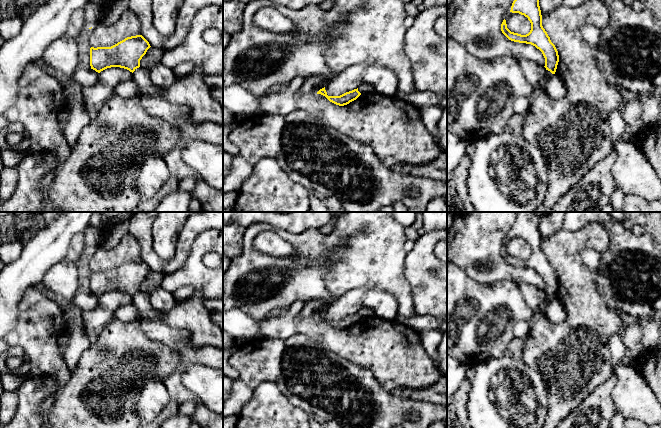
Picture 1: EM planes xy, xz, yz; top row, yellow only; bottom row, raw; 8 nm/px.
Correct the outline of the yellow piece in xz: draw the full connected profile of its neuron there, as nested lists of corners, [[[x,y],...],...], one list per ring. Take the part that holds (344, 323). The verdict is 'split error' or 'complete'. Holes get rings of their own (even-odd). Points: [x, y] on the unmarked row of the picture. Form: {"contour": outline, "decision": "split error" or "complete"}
{"contour": [[[325,311],[320,313],[317,318],[321,318],[323,320],[325,320],[330,326],[339,329],[339,330],[344,330],[349,328],[350,326],[356,324],[361,317],[358,315],[357,313],[354,313],[352,315],[346,316],[340,320],[328,320],[327,316],[325,314]]], "decision": "complete"}

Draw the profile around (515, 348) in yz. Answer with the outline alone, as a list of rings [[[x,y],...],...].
[[[531,324],[529,326],[528,334],[522,338],[515,337],[509,343],[508,348],[505,352],[505,357],[512,358],[512,359],[521,359],[523,350],[526,345],[527,338],[529,336],[531,329]]]

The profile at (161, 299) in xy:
[[[161,287],[149,294],[149,301],[156,310],[163,312],[170,311],[177,304],[173,292]]]

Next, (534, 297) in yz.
[[[525,283],[517,284],[527,306],[531,308],[533,311],[536,311],[544,303],[546,292],[529,284]]]

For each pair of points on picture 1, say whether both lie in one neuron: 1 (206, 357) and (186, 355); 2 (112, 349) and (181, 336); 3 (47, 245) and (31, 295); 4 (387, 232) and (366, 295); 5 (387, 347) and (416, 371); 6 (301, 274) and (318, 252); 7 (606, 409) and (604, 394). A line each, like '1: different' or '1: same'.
1: same
2: different
3: different
4: different
5: same
6: same
7: same

